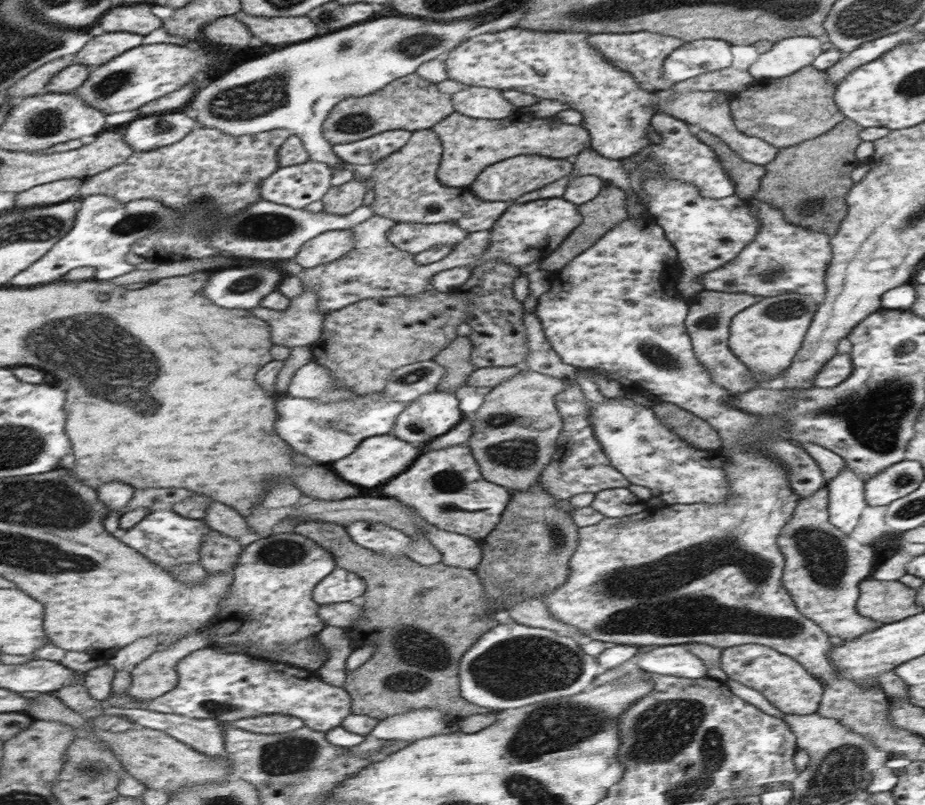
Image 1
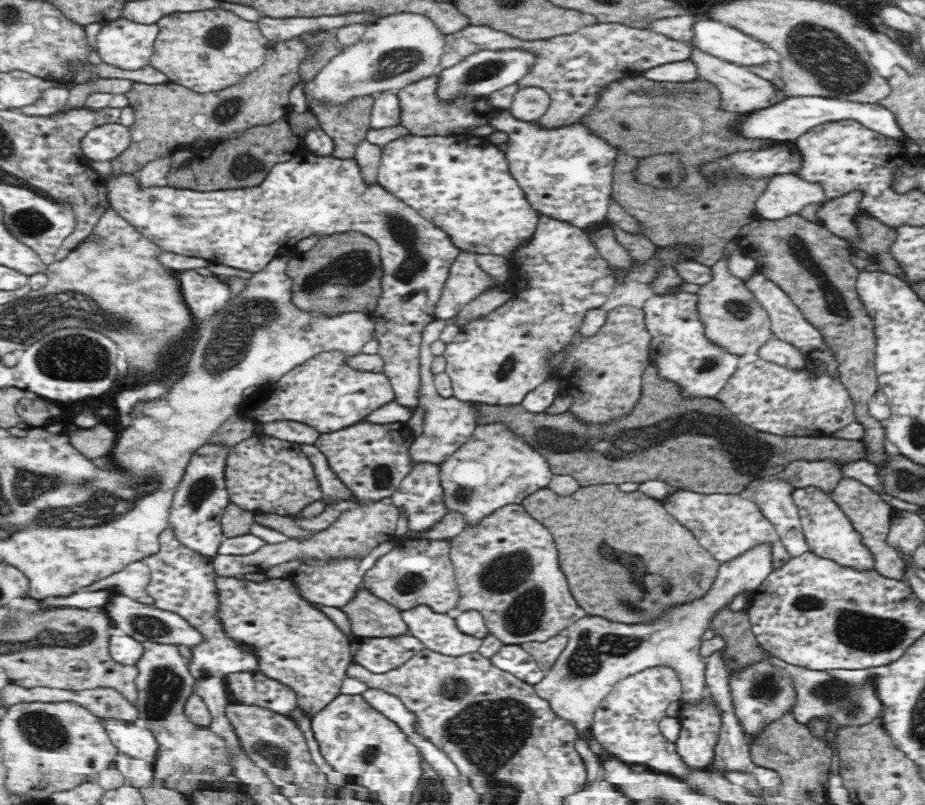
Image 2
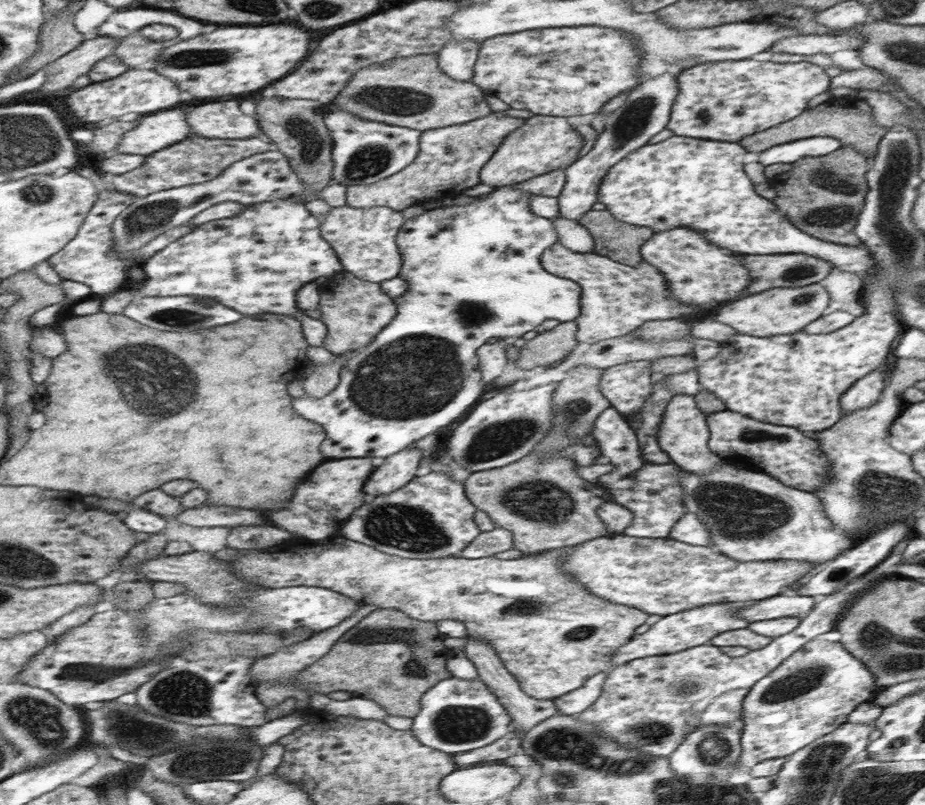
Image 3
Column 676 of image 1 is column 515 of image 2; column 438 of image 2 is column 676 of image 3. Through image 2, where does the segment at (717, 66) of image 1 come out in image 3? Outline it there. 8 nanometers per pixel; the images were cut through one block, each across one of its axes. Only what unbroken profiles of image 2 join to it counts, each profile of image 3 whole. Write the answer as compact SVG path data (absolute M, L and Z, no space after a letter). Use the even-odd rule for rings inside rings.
M664 73L660 77L654 77L653 80L649 77L648 81L641 82L631 89L631 93L626 97L622 106L607 115L604 131L595 139L595 145L592 150L585 154L584 157L579 156L566 170L568 177L565 181L564 192L557 197L560 215L579 222L579 218L585 212L588 212L592 207L598 207L598 185L601 178L608 172L608 169L619 160L622 160L622 157L625 157L630 151L646 145L652 136L656 136L658 132L666 128L669 123L672 105L679 93L676 75L678 74Z

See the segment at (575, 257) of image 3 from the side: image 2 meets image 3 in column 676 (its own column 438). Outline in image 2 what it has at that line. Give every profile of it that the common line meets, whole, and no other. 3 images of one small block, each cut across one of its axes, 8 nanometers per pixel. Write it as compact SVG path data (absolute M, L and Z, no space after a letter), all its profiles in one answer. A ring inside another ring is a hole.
M461 251L449 267L448 278L441 287L435 318L447 322L454 319L465 304L495 285L494 279L480 268L477 252Z

